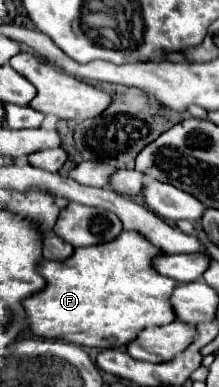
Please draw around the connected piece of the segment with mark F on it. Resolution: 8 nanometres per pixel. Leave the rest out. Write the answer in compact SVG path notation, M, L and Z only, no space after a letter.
M123 231L109 243L77 247L73 255L65 261L41 259L37 273L45 279L45 287L21 301L25 309L25 325L35 337L41 339L57 339L79 347L113 349L113 347L125 347L145 327L171 323L175 315L167 297L177 283L171 281L169 277L161 277L151 269L151 259L159 253L161 251L155 249L147 239L143 239L143 235L135 231Z

